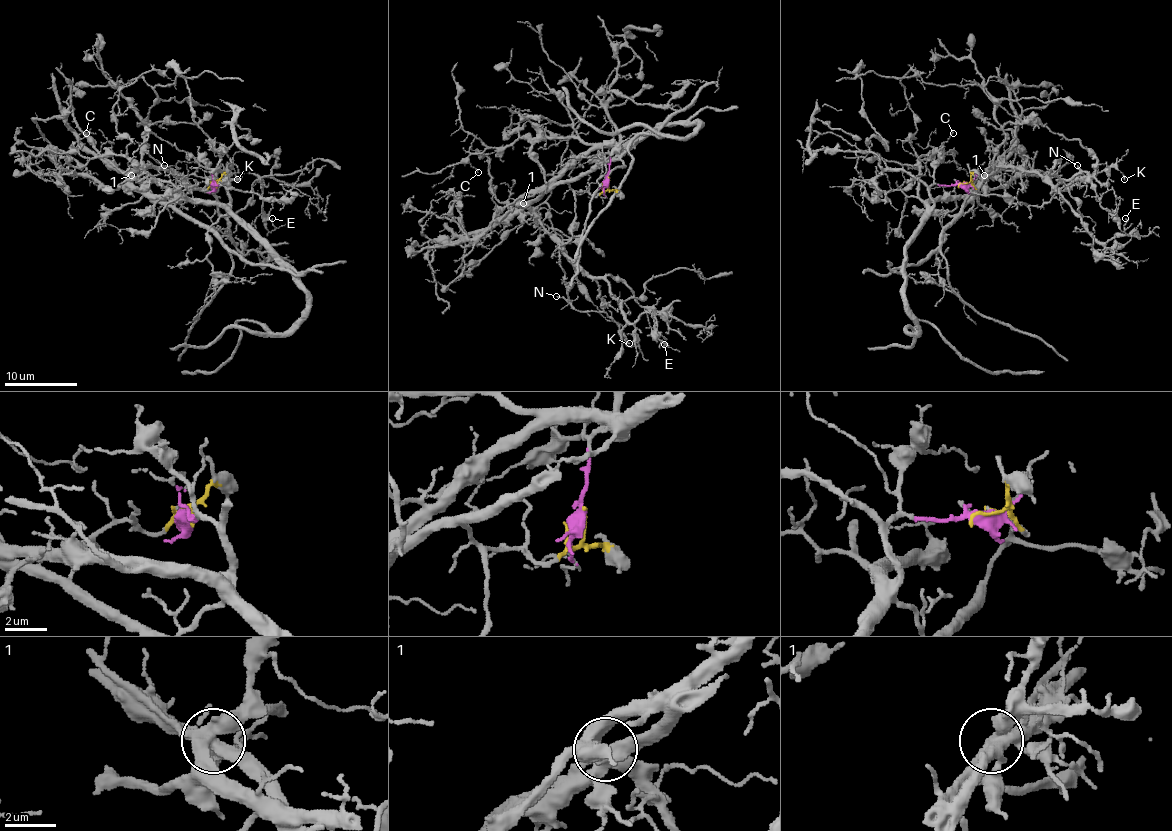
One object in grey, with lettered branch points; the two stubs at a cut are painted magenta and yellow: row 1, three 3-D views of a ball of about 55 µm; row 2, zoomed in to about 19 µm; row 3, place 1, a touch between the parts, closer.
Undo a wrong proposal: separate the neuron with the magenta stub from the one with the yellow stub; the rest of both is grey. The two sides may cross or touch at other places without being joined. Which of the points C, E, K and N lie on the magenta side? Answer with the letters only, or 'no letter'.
C, E

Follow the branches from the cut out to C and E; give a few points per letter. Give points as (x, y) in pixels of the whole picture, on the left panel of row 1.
C: (217, 183), (226, 190), (226, 207), (192, 203), (126, 158), (85, 158), (74, 145), (86, 132)
E: (217, 183), (226, 207), (154, 198), (130, 176), (163, 167), (215, 192), (253, 174), (270, 232), (272, 217)

